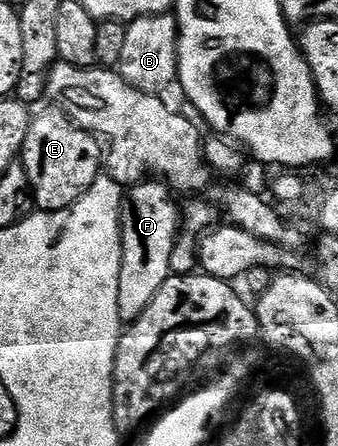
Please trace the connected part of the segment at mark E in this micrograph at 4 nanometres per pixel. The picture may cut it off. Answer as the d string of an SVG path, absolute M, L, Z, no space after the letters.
M62 108L59 109L43 109L32 116L21 154L34 204L43 211L68 209L77 203L77 199L81 199L81 195L85 195L85 191L89 191L101 176L101 166L105 161L100 138L79 128Z

